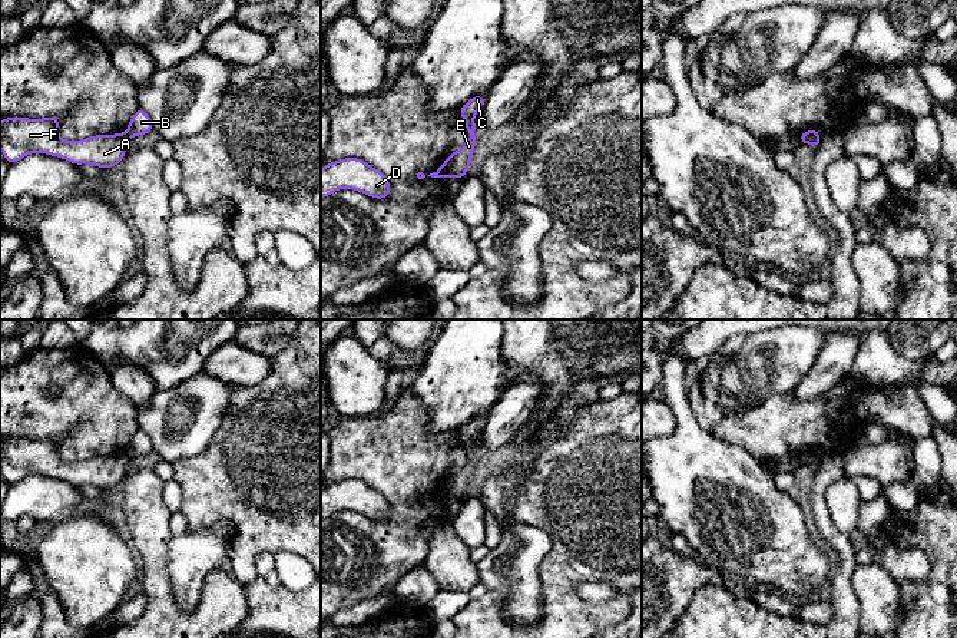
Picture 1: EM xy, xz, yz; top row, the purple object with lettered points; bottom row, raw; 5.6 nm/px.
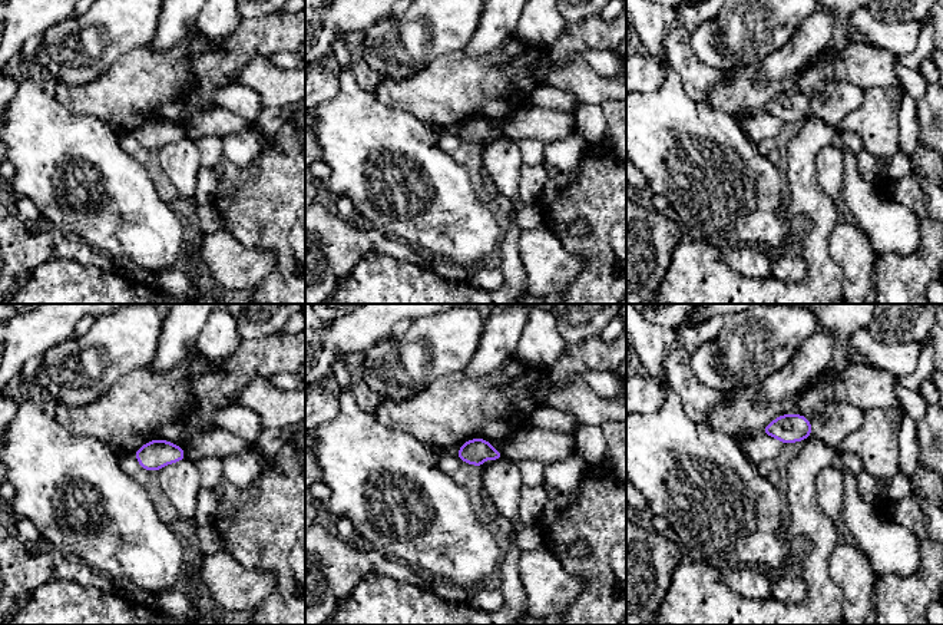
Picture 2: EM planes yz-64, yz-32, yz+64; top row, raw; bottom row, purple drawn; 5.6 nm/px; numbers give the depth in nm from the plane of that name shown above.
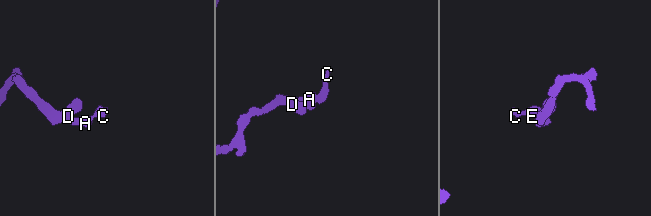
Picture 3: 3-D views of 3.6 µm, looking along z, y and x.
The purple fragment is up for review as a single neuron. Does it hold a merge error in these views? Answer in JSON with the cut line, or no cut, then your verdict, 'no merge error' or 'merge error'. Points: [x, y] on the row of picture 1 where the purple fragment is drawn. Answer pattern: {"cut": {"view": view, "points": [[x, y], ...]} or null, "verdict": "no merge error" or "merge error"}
{"cut": {"view": "xz", "points": [[447, 159], [449, 175]]}, "verdict": "merge error"}

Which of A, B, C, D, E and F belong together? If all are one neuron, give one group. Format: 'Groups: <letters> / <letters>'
Groups: A D F / B C E

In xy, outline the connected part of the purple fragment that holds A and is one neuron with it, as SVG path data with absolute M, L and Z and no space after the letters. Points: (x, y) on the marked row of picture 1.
M60 116L29 119L6 118L0 122L0 149L9 163L30 153L47 153L74 165L89 163L115 168L123 161L130 136L125 133L95 135L64 141L57 130Z

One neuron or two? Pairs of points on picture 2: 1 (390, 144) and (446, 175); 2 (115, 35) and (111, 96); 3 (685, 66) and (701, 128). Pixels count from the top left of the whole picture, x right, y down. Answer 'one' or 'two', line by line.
1: one
2: two
3: two

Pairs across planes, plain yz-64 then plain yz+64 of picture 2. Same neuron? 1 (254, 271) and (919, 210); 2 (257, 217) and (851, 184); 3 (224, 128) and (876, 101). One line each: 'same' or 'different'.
1: different
2: different
3: same

